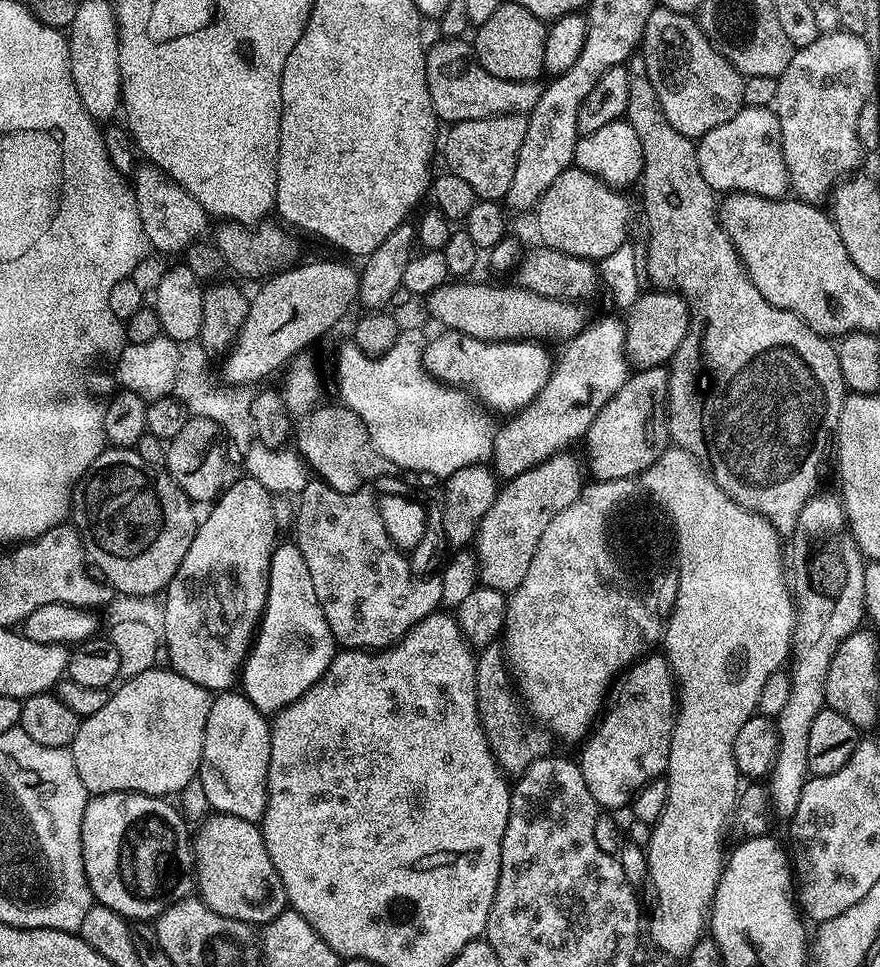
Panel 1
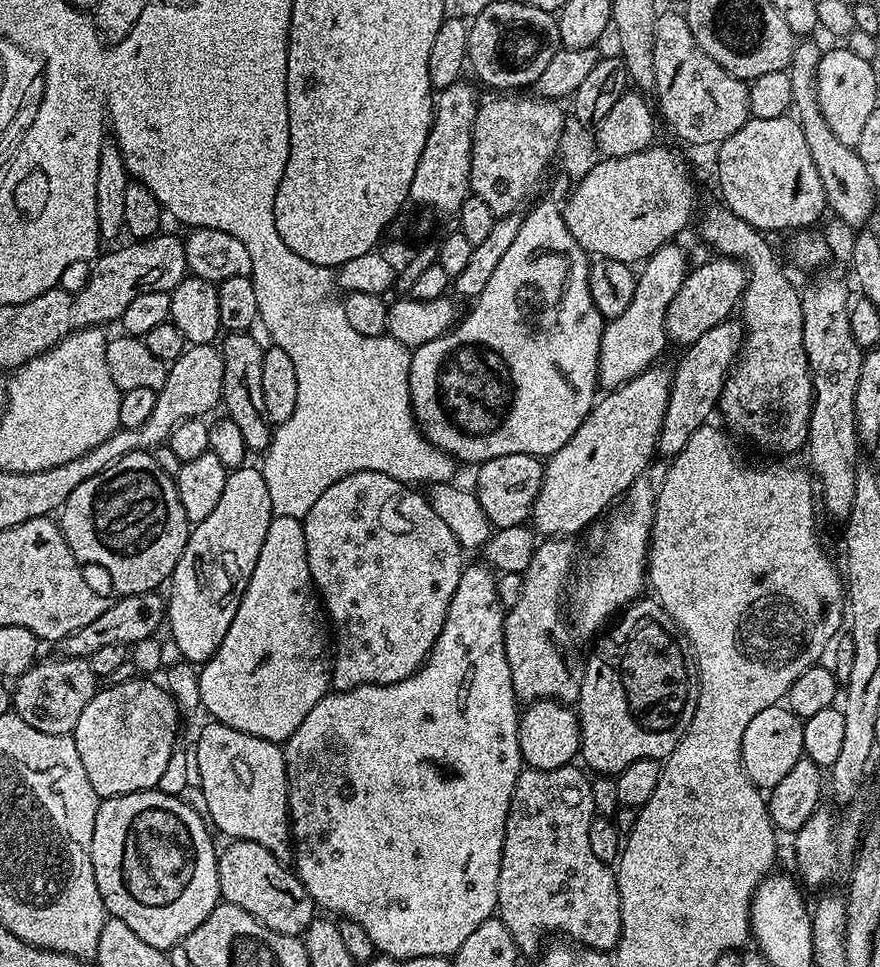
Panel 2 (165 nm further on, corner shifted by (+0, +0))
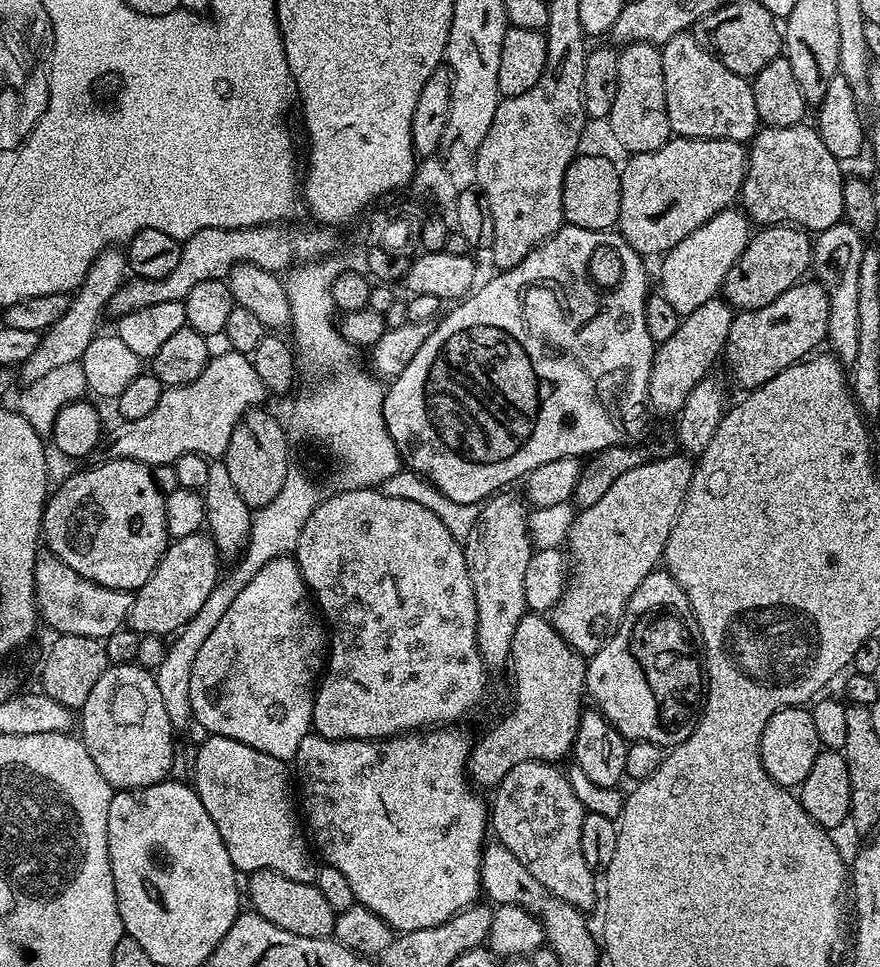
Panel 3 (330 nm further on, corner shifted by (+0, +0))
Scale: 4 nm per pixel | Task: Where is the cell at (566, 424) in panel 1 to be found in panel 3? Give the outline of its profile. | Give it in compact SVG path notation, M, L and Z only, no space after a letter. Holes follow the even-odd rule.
M732 206L725 208L710 218L710 222L698 226L694 234L686 234L678 246L663 253L659 261L659 291L679 314L693 312L698 310L698 306L710 302L723 289L725 278L740 261L742 250L746 250L750 239L750 221L743 211L735 212L734 209Z

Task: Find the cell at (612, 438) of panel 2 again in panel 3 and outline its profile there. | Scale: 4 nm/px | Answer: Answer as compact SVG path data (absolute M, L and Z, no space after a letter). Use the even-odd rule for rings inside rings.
M713 298L698 310L687 313L681 319L677 332L666 341L658 344L656 356L652 359L652 387L650 389L650 408L653 413L661 412L669 418L675 417L682 410L690 390L699 380L705 379L716 359L721 359L724 345L730 334L734 309L727 300Z

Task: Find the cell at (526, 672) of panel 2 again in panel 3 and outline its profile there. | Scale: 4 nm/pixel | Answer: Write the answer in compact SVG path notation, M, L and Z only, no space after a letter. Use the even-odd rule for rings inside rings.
M684 454L652 460L619 475L594 506L579 509L575 513L566 541L570 575L564 585L562 598L551 610L550 621L554 630L578 655L590 658L598 654L598 650L602 650L614 630L618 630L634 590L642 586L642 578L657 571L664 558L668 535L678 518L680 508L684 504L684 495L687 494L692 481L693 467L693 461Z

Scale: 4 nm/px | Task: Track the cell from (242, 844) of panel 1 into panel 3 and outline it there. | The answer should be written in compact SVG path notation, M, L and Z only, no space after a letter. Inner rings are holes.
M258 870L247 877L248 888L246 884L246 900L250 903L251 911L258 913L266 922L274 922L274 926L282 926L282 930L290 930L290 934L301 936L302 938L328 938L332 936L334 922L337 912L322 898L322 890L318 890L315 884L306 882L294 882L274 870Z

